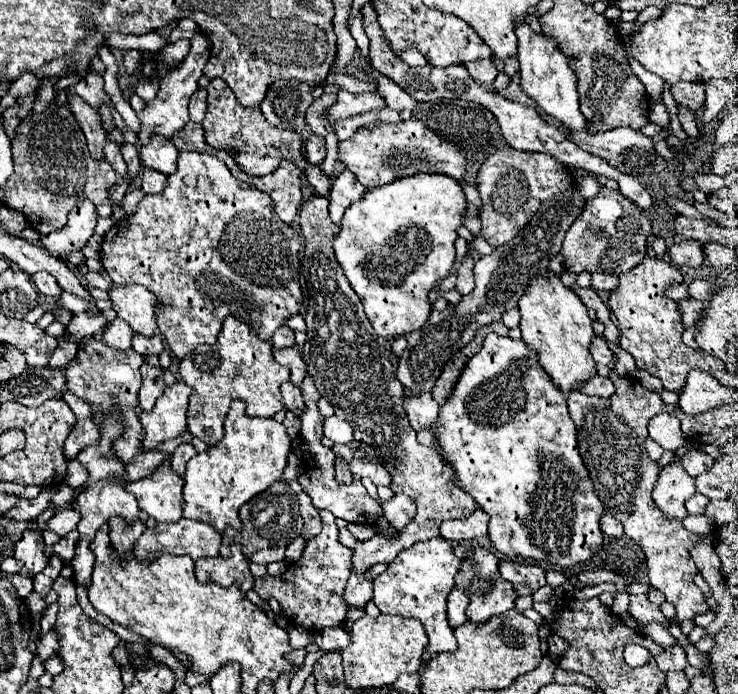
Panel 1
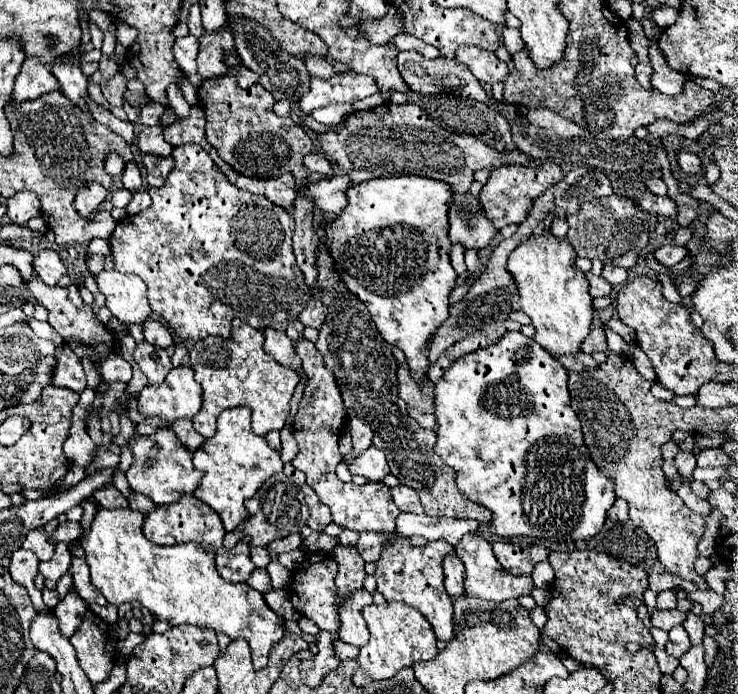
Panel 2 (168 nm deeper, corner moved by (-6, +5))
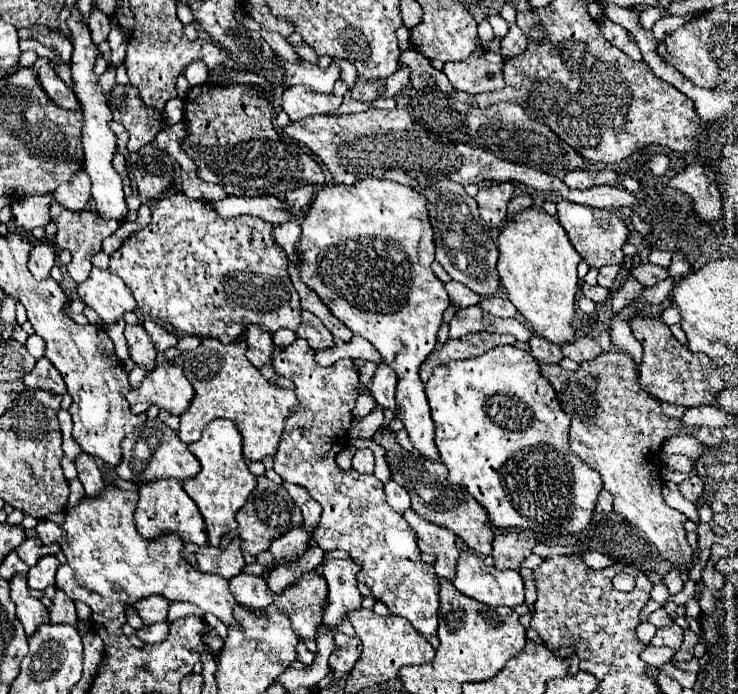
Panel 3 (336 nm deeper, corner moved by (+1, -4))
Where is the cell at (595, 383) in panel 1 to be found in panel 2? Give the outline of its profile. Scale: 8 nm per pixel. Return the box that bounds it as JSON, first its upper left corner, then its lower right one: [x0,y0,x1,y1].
[559,352,597,370]

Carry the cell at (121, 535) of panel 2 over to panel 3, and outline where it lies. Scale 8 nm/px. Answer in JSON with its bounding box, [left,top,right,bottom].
[60,489,238,627]

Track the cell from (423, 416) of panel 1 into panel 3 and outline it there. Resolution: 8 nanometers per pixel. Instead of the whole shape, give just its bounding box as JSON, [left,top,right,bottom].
[370,365,396,411]

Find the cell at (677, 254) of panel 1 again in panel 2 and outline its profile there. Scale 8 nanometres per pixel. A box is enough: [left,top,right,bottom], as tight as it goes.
[655,244,687,266]

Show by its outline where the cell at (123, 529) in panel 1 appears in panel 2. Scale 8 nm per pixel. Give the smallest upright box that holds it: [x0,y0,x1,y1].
[93,482,129,508]

